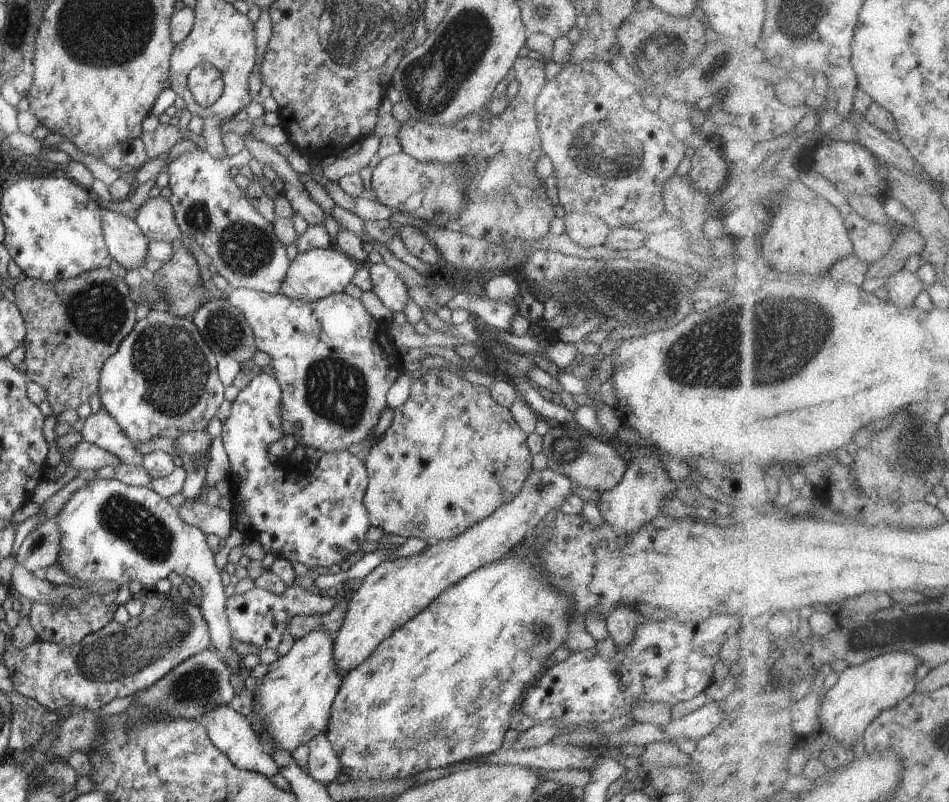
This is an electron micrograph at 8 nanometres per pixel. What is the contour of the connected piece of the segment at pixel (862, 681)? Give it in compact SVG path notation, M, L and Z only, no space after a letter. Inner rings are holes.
M902 651L888 653L863 665L850 665L840 677L840 682L826 692L821 712L822 732L830 732L850 747L864 742L870 725L885 711L896 708L903 700L919 690L918 666L921 660Z

